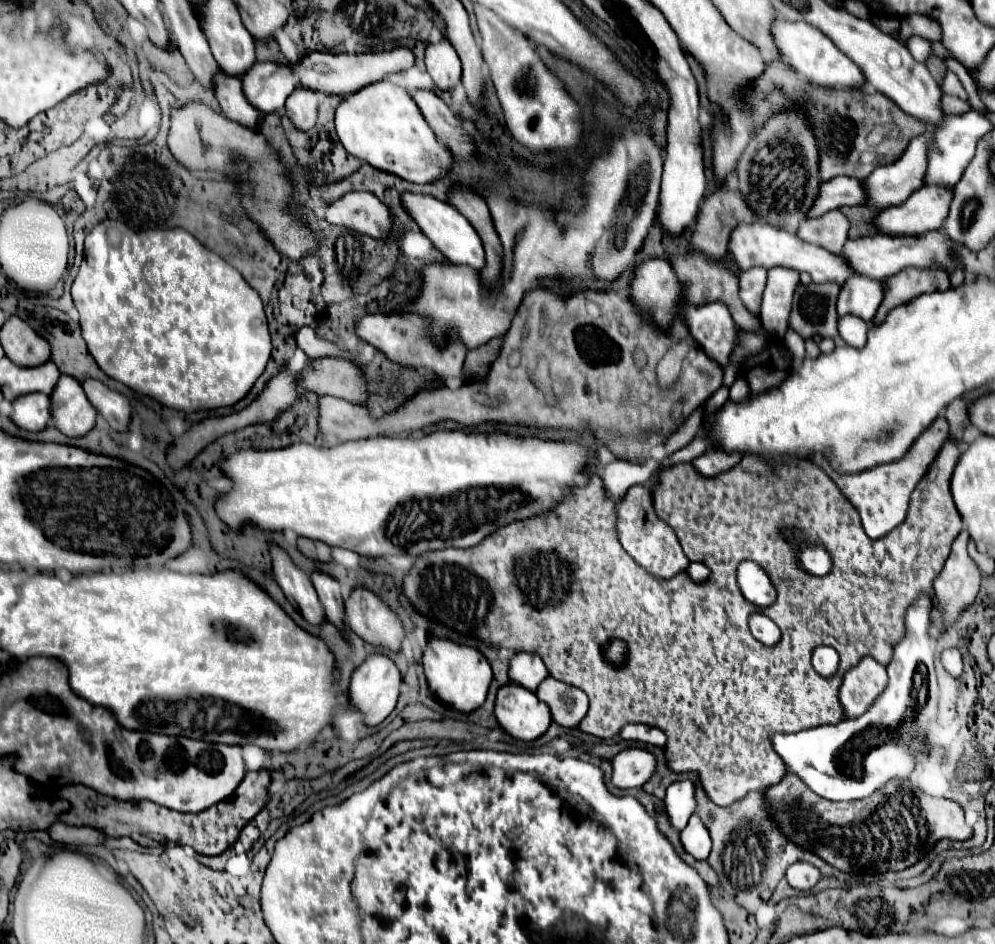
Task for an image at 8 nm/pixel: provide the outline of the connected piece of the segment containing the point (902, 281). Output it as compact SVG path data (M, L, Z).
M932 267L932 269L904 269L900 271L900 275L882 279L882 287L884 287L884 299L878 307L878 313L874 315L872 323L882 323L884 315L888 315L890 309L898 307L900 303L908 303L912 301L912 291L916 291L914 295L922 295L924 293L934 293L934 291L946 291L950 287L950 279L946 275L946 269L942 267Z

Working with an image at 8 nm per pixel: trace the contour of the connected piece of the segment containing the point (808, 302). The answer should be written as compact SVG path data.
M810 283L808 287L800 285L794 295L792 309L802 313L802 323L790 323L804 341L820 335L822 339L834 339L836 345L844 345L838 335L838 317L836 317L836 299L840 293L838 283Z

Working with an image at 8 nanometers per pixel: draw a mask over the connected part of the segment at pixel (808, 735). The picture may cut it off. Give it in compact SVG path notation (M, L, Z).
M926 593L920 595L906 609L906 633L896 643L892 661L888 663L890 683L884 689L884 693L876 699L876 703L860 719L848 719L836 725L820 725L814 729L792 733L792 735L782 735L782 733L770 735L772 747L776 755L784 759L788 773L794 773L816 795L830 801L864 799L872 795L874 791L878 791L890 779L904 779L914 769L916 759L910 755L908 743L912 741L912 737L918 735L918 731L924 731L930 725L934 725L936 715L938 715L938 683L936 683L936 671L934 671L934 653L932 653L930 635L928 635L930 609L932 609L932 599Z

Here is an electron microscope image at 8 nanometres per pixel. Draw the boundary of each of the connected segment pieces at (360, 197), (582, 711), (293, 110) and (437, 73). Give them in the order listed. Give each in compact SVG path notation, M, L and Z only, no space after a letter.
M346 193L326 207L324 219L332 225L342 225L370 237L386 237L392 227L388 207L372 193Z
M546 677L540 683L540 687L536 689L536 697L542 703L548 703L552 711L552 721L568 729L578 727L588 711L588 697L584 695L584 691L552 677Z
M296 89L296 93L286 99L286 115L298 131L308 131L316 125L318 99L320 95L308 89Z
M442 37L438 43L426 47L424 61L426 61L426 69L432 77L432 81L440 89L448 91L460 83L462 65L456 55L456 49L452 47L452 43L448 43L446 37Z

